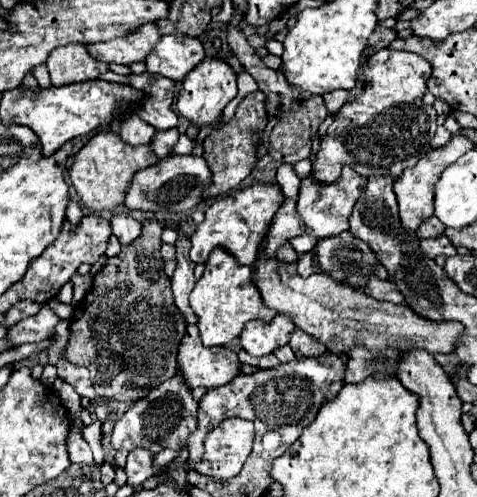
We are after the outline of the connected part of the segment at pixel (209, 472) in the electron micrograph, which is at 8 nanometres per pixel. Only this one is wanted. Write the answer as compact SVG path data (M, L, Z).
M241 418L225 419L205 436L205 454L193 470L213 480L229 480L237 476L247 460L255 438L251 421Z

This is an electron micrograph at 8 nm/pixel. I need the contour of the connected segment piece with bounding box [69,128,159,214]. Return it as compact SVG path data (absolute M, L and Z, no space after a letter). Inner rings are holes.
M109 128L97 132L73 158L73 166L69 168L69 178L83 200L83 204L91 212L103 212L103 210L115 210L117 206L123 204L125 192L129 188L129 180L133 178L135 172L149 168L157 164L157 156L153 154L151 146L129 146L125 144L115 132Z

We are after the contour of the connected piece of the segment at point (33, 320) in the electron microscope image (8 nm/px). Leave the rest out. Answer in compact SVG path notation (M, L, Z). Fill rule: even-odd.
M43 306L35 316L23 318L15 326L11 326L7 330L5 340L11 346L21 346L25 342L41 342L53 332L57 322L59 322L57 314L49 306Z

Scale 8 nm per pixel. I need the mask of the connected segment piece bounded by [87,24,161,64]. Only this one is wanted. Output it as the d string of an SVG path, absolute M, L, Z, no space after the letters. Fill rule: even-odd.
M143 24L137 32L129 32L129 36L121 36L109 42L93 42L87 44L89 54L101 62L115 62L115 64L131 64L143 62L149 50L159 42L161 34L155 24Z

